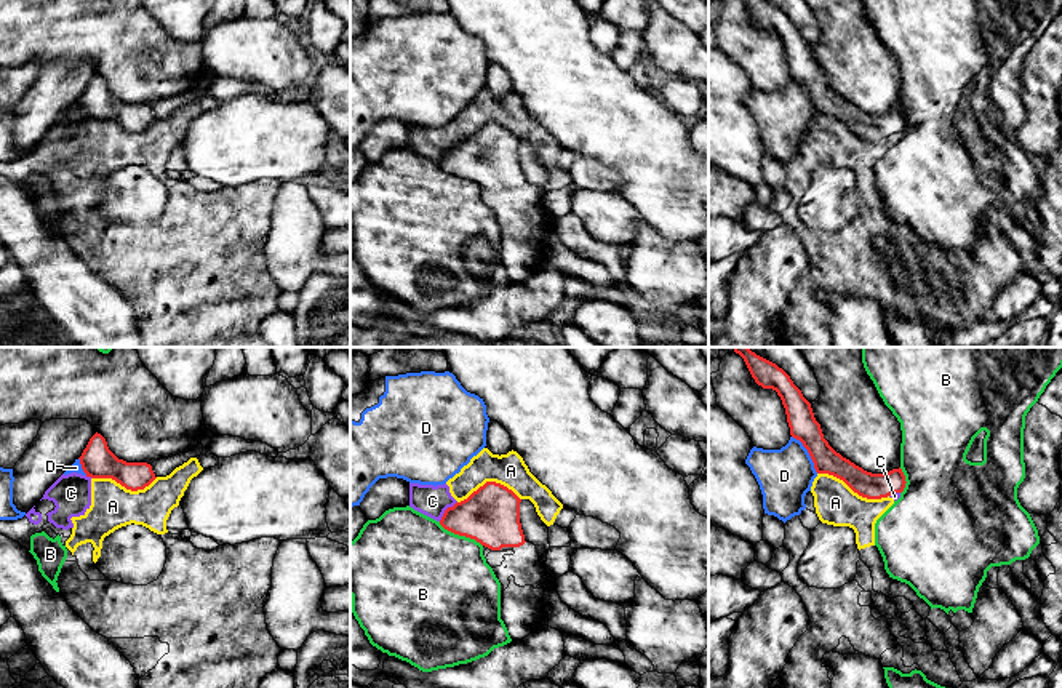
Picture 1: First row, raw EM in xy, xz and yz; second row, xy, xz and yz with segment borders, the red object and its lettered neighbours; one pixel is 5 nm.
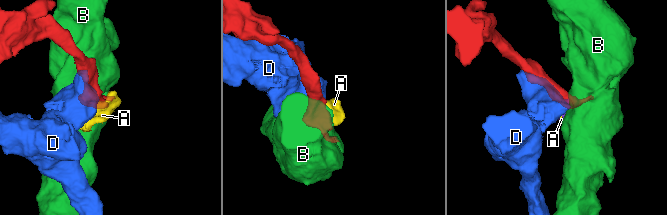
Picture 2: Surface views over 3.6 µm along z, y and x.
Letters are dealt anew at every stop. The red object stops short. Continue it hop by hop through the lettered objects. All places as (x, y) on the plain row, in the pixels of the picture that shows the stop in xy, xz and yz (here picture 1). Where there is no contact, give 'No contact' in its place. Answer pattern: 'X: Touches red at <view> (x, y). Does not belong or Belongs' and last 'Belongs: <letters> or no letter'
A: Touches red at yz (853, 132). Does not belong
B: Touches red at xz (461, 176). Does not belong
C: Touches red at xz (445, 152). Does not belong
D: Touches red at yz (808, 93). Does not belong
Belongs: no letter

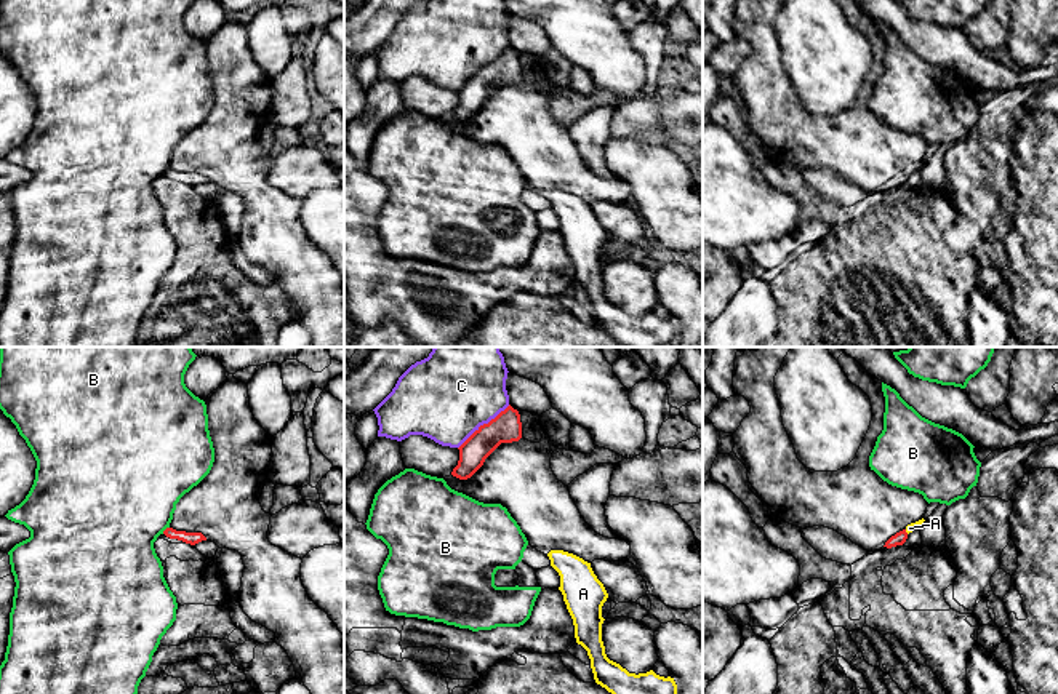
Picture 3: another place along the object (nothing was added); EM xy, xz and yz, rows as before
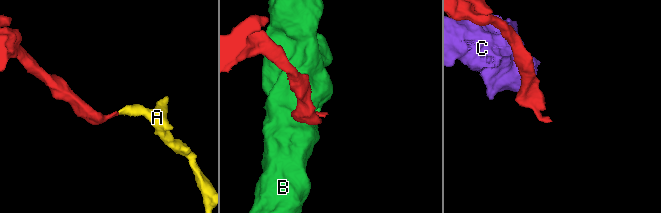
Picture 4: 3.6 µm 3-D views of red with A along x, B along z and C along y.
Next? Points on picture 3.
A: Touches red at yz (905, 173). Belongs
B: Touches red at xy (165, 171). Does not belong
C: Touches red at xz (484, 66). Does not belong
Belongs: A

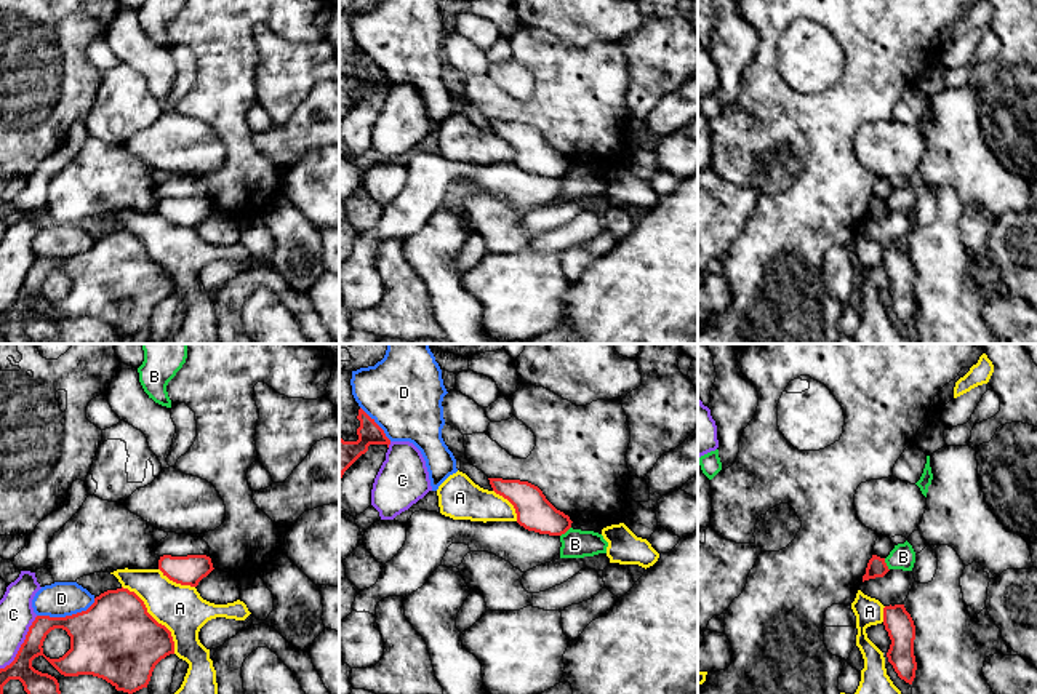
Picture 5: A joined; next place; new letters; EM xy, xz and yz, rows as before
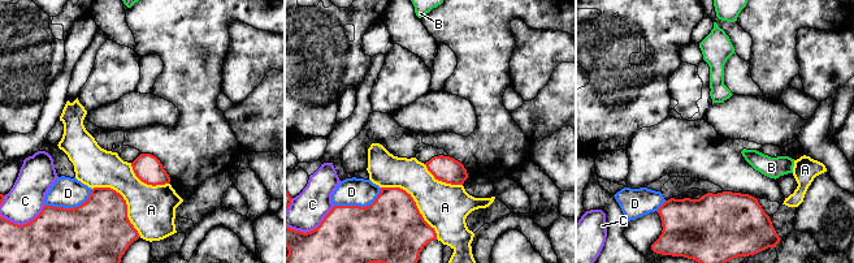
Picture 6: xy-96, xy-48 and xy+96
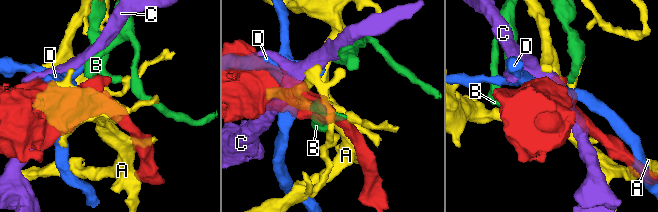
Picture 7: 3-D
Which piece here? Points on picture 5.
A: Touches red at xy (152, 259). Does not belong
B: Touches red at yz (885, 207). Does not belong
C: Touches red at xy (21, 287). Does not belong
D: Touches red at xy (66, 258). Does not belong
Belongs: no letter

